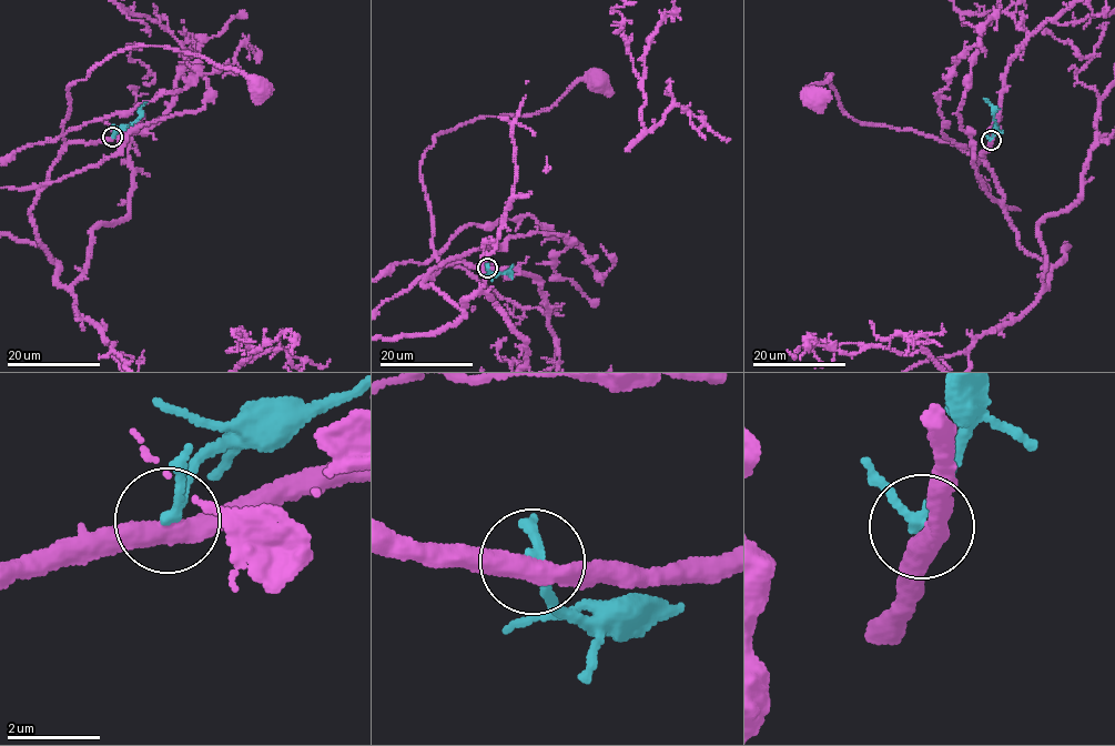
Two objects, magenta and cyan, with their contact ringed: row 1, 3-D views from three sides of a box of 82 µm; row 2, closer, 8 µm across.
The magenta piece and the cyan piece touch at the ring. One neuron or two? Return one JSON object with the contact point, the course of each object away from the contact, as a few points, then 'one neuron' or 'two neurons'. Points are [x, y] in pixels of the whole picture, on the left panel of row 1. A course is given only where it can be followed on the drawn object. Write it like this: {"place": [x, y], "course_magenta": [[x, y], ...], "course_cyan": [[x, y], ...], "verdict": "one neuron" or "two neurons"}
{"place": [112, 137], "course_magenta": [[113, 137], [67, 142], [62, 131], [70, 107], [67, 88], [121, 50], [140, 46], [200, 54], [261, 86]], "course_cyan": [[113, 137], [117, 130], [124, 129], [140, 116], [148, 102]], "verdict": "two neurons"}

